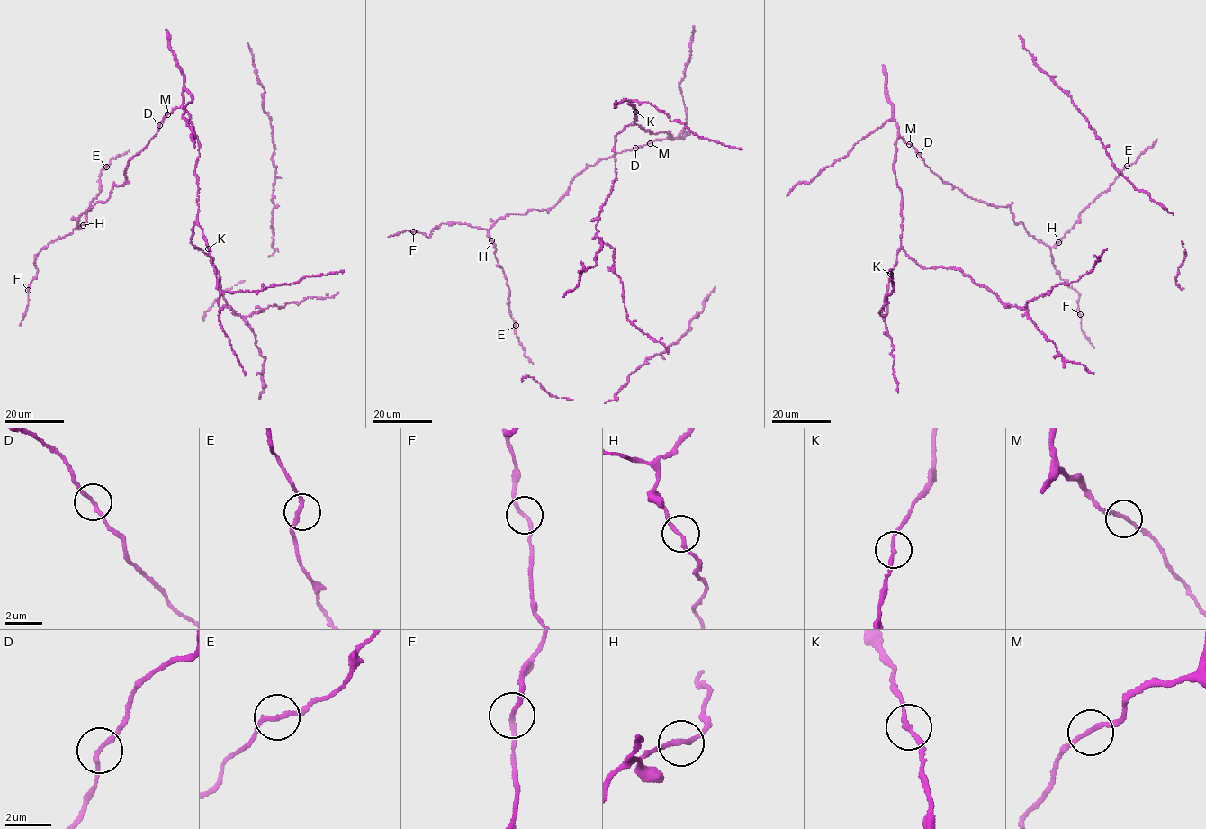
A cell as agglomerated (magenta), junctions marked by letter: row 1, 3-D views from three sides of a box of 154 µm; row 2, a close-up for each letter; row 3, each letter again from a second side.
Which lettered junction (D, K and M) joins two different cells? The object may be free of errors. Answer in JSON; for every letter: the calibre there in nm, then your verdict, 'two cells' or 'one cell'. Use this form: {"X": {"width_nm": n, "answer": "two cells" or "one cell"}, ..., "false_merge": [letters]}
{"D": {"width_nm": 180, "answer": "one cell"}, "K": {"width_nm": 170, "answer": "one cell"}, "M": {"width_nm": 170, "answer": "one cell"}, "false_merge": []}

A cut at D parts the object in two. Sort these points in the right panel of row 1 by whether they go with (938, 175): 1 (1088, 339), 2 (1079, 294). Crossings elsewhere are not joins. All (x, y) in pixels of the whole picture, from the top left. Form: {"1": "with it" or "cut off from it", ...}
{"1": "with it", "2": "with it"}

